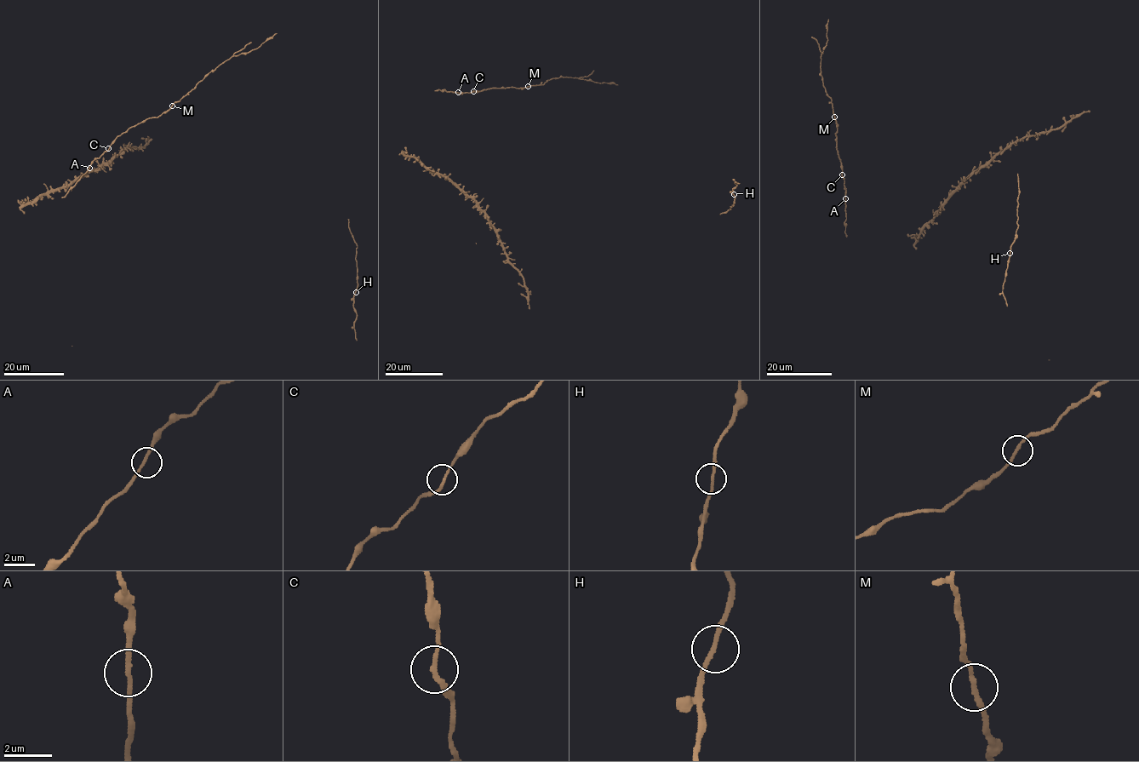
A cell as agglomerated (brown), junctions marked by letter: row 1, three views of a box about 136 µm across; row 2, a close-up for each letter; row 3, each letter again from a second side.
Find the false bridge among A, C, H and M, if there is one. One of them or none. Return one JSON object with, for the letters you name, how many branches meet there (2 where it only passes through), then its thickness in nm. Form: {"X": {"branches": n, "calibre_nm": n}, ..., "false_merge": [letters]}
{"H": {"branches": 2, "calibre_nm": 170}, "false_merge": ["H"]}

